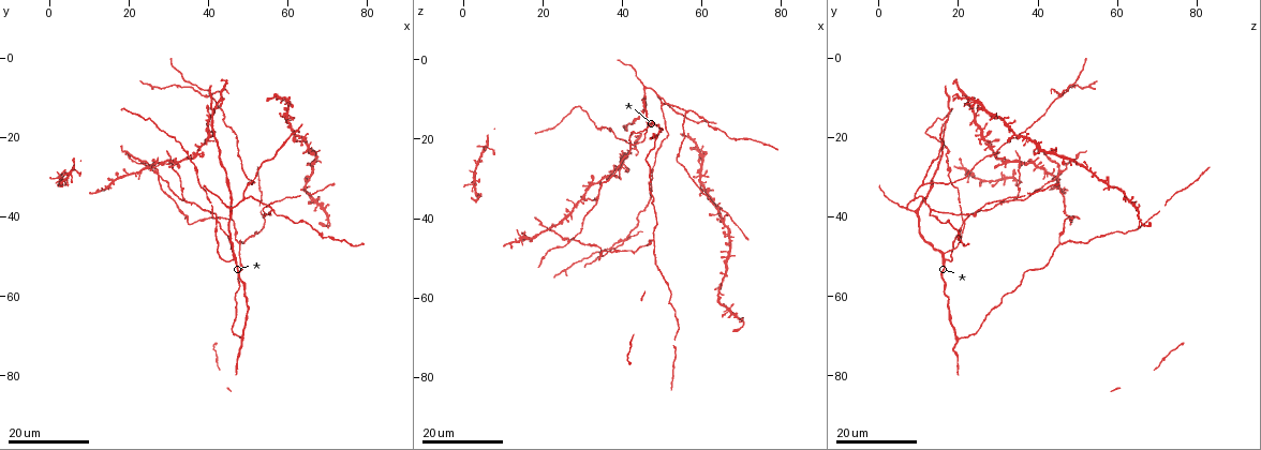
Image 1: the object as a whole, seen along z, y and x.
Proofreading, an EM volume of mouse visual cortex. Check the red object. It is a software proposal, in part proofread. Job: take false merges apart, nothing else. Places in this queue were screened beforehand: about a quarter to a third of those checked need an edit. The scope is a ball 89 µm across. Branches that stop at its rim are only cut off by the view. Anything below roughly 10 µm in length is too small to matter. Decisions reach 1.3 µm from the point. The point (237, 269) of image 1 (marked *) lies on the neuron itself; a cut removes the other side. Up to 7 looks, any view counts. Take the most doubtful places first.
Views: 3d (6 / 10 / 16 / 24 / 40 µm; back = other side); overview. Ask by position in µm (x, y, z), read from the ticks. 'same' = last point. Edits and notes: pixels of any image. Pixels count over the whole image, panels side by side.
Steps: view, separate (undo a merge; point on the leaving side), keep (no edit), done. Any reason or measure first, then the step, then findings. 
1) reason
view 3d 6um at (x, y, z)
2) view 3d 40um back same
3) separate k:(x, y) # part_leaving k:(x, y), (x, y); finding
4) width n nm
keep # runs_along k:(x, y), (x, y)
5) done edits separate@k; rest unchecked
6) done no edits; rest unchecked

four or more arms meet
view 3d 24um at (40.5, 9.5, 45.0)

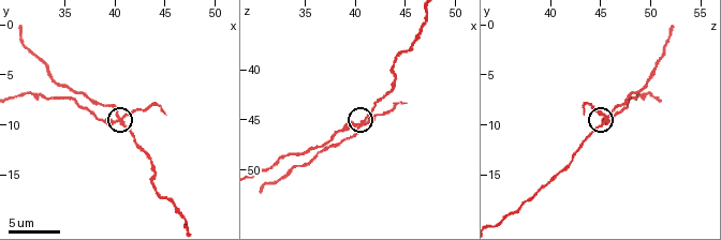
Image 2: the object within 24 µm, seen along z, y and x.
view 3d 6um at (40.2, 9.8, 45.6)

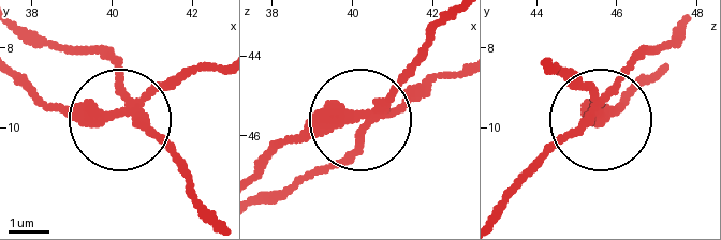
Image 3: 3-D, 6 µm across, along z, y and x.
arms 4
separate 3:(178, 73) # part_leaving 3:(127, 106), (78, 117), (17, 76); two neurons meet here

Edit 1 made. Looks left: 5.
view overview

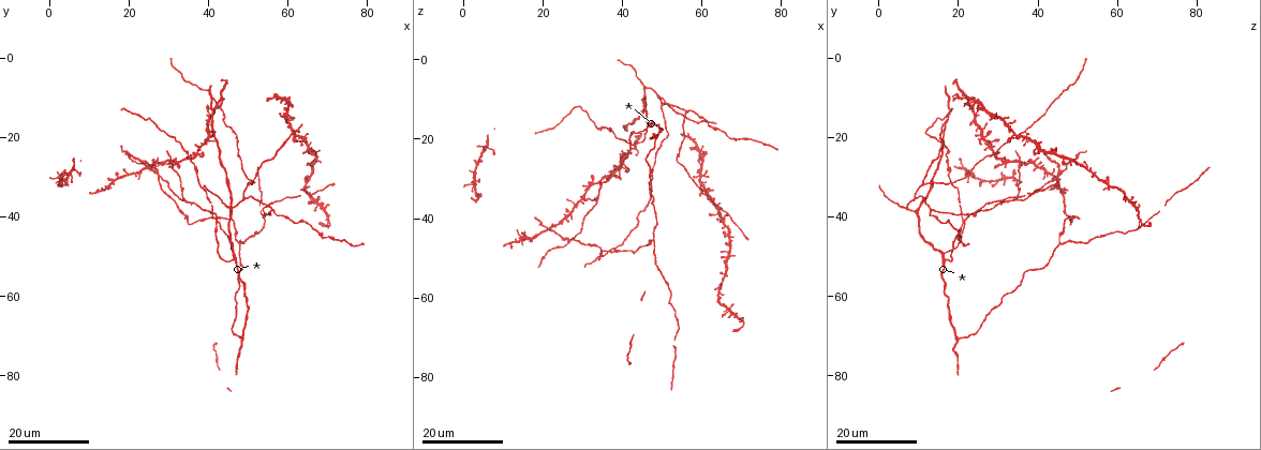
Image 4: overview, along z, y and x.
arms part here
view 3d 24um at (27.5, 30.0, 45.0)

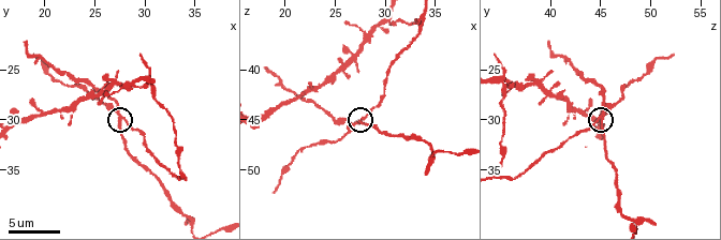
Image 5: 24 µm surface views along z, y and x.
closer look
view 3d 6um at (27.6, 30.0, 45.2)

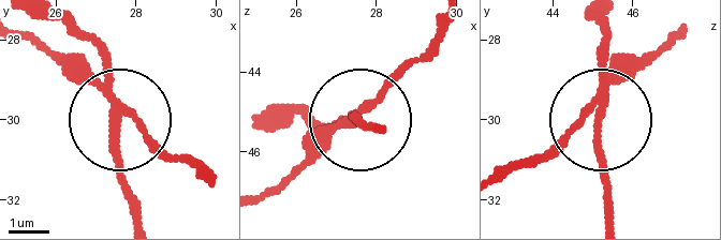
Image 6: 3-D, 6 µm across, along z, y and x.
arms 3
keep # runs_along 6:(502, 176), (601, 115), (605, 29); continuous, no second neuron

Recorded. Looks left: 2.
four or more arms meet
view 3d 16um at (42.5, 41.5, 21.0)

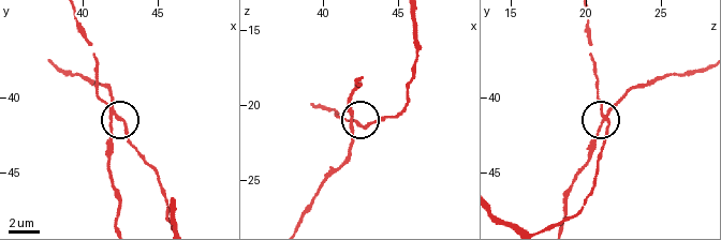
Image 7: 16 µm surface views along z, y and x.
closer look
view 3d 6um at (42.2, 41.2, 21.2)

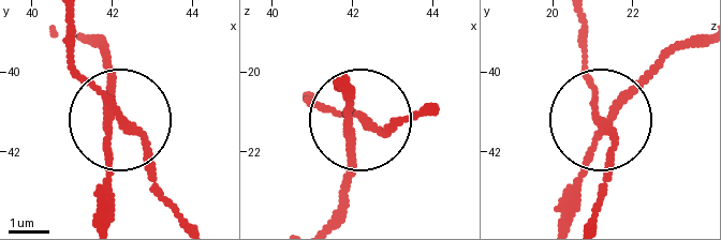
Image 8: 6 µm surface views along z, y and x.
arms 4
keep # runs_along 8:(182, 212), (63, 42); one neuron here

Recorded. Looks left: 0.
done edits separate@3; rest unchecked

